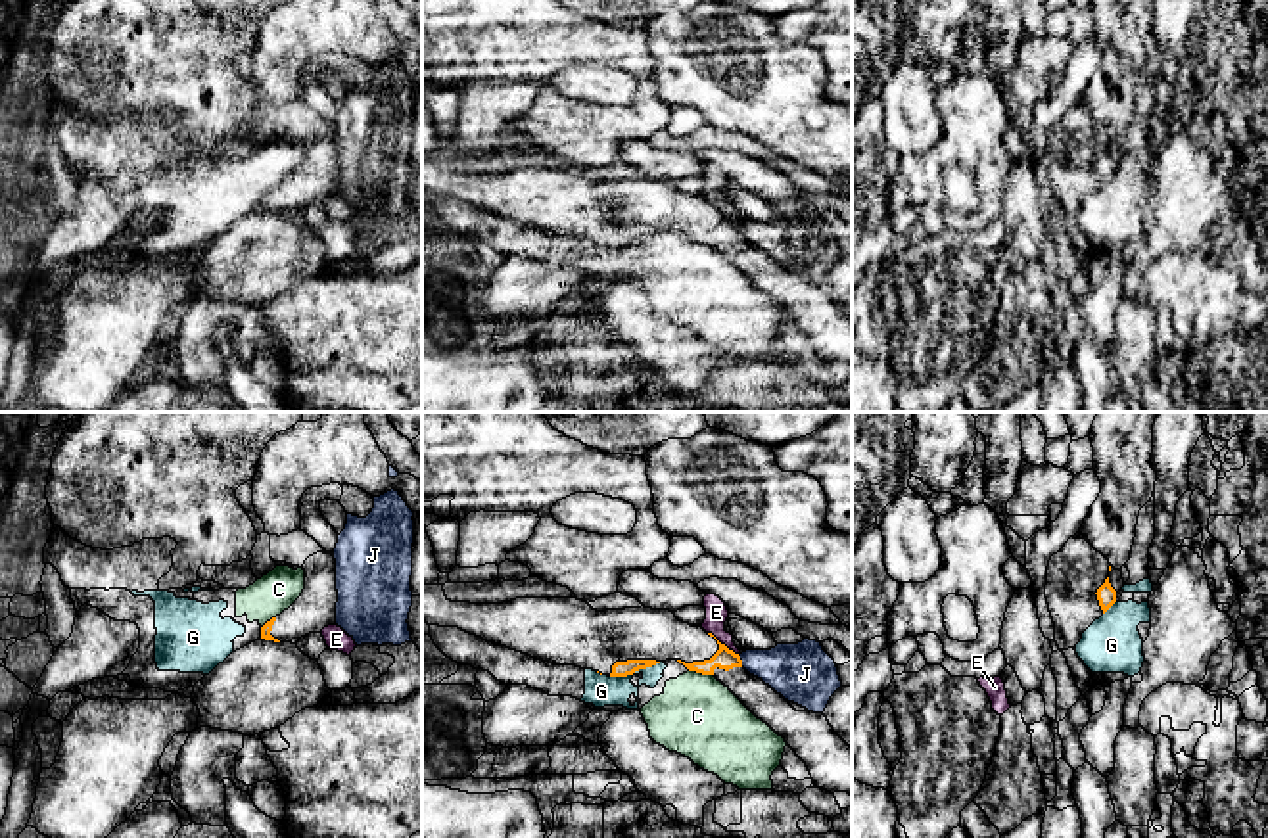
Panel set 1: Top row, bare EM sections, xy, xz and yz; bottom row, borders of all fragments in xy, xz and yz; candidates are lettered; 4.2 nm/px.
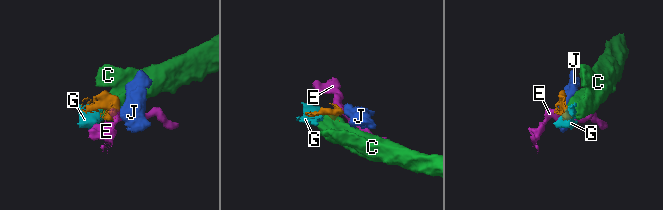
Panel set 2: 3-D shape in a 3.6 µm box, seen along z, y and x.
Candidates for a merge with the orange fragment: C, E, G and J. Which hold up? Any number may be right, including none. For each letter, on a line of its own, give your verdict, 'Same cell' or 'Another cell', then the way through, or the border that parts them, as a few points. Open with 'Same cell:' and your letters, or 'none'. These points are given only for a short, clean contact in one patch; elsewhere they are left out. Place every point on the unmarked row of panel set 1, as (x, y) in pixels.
Same cell: none
C: Another cell. Boundary: xz (689, 240), (712, 246)
E: Another cell. Boundary: xz (708, 202), (739, 227)
G: Another cell. Boundary: xz (660, 232), (610, 248)
J: Another cell. Boundary: xz (739, 227), (743, 236)

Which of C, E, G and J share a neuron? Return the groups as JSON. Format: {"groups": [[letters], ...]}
{"groups": [["C", "G"], ["E"], ["J"]]}

